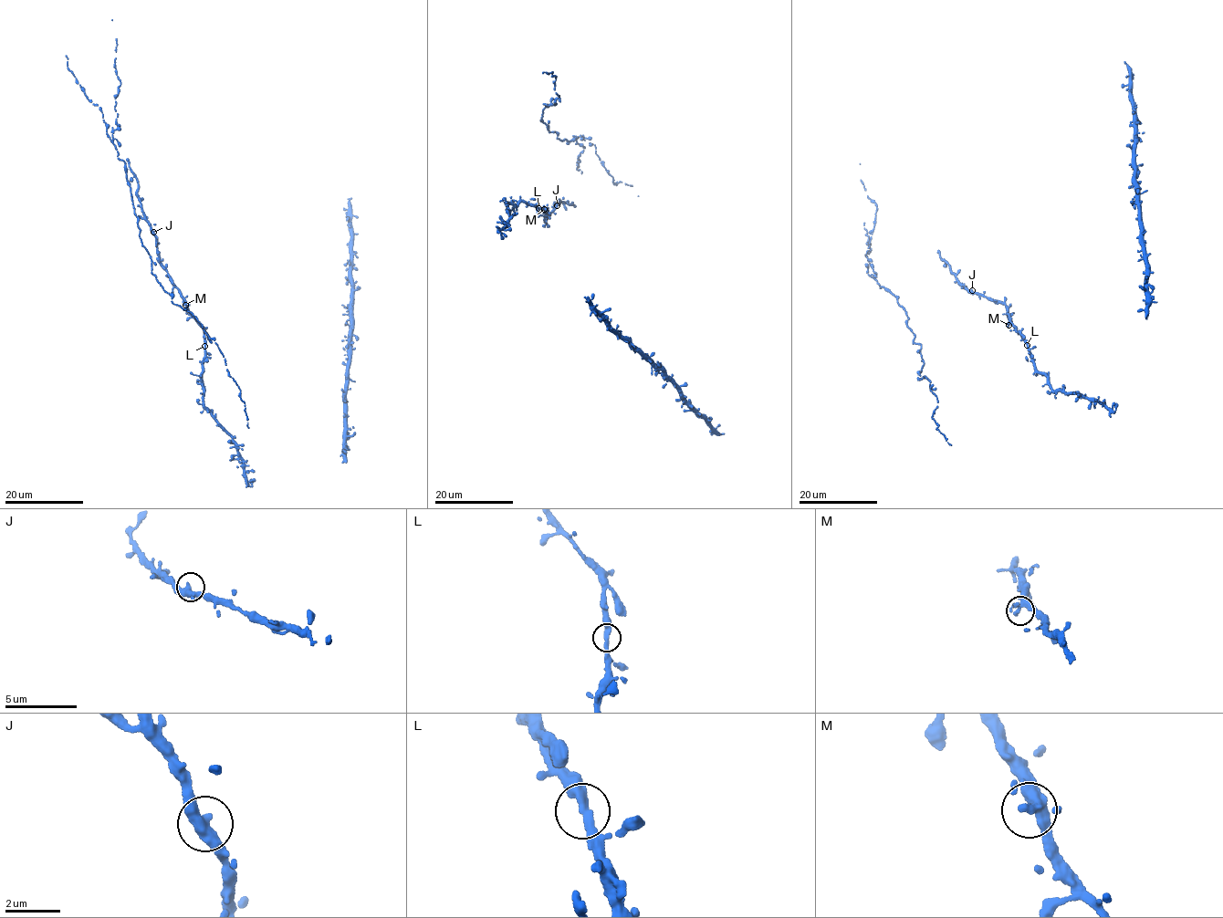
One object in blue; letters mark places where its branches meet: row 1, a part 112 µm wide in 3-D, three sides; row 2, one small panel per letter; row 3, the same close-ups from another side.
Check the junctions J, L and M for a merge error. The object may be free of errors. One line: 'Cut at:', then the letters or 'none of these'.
Cut at: none of these

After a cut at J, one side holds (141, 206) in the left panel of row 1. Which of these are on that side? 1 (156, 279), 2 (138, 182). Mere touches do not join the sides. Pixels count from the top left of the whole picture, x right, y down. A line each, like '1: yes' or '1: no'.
1: no
2: yes

